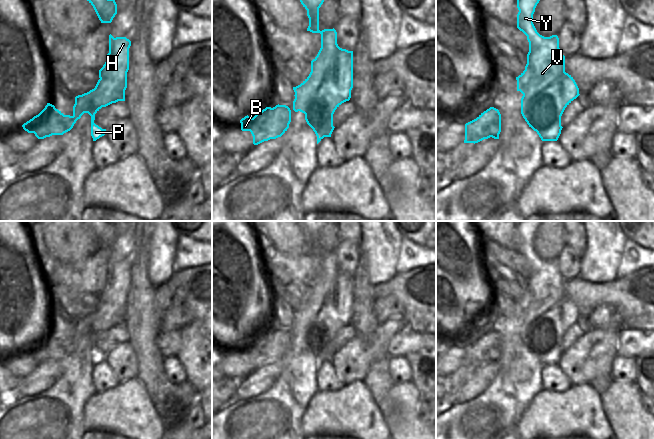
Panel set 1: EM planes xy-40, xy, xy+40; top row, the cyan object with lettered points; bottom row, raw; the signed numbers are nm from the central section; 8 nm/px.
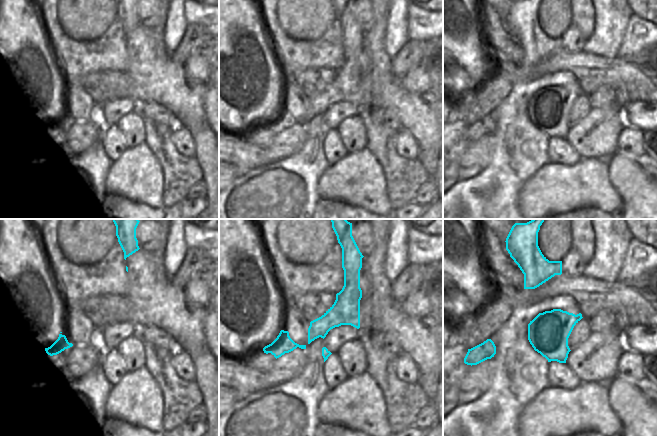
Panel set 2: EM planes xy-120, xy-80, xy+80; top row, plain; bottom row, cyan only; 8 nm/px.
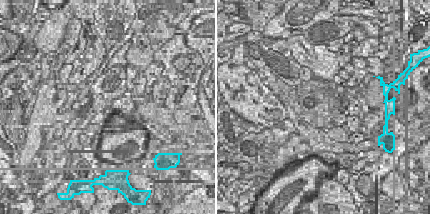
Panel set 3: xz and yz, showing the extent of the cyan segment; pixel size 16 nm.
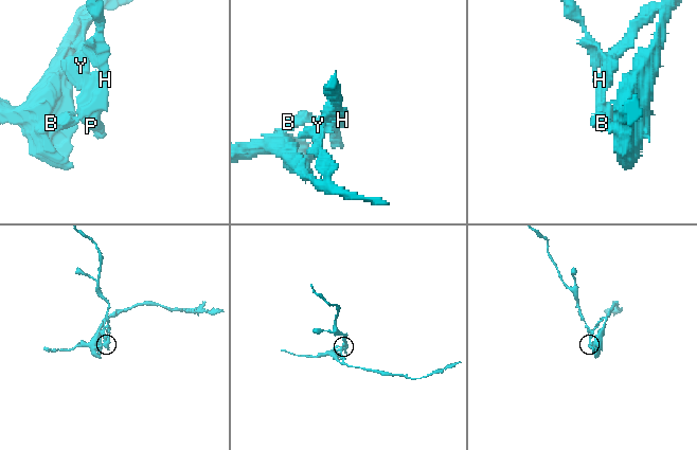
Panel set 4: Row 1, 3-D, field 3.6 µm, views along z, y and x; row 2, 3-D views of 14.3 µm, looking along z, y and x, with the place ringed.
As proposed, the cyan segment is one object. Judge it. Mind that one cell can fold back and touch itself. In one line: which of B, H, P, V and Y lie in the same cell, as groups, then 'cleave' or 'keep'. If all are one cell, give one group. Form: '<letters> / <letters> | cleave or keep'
B V Y / H P | cleave

